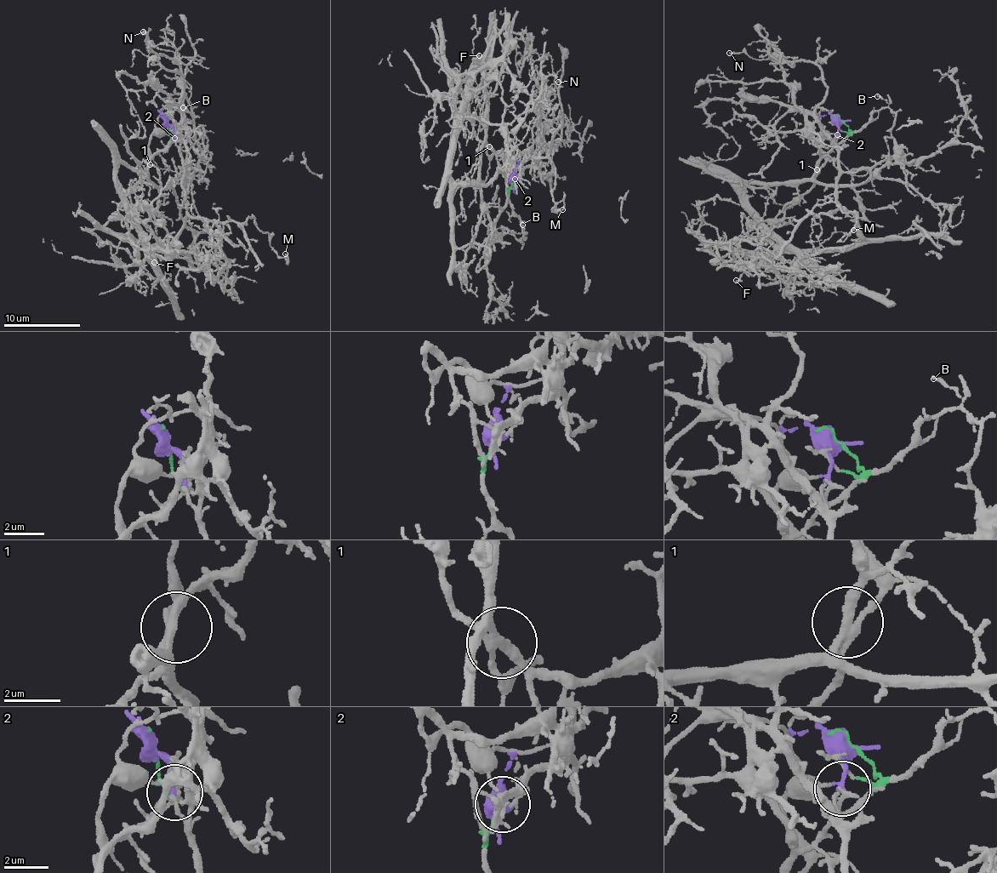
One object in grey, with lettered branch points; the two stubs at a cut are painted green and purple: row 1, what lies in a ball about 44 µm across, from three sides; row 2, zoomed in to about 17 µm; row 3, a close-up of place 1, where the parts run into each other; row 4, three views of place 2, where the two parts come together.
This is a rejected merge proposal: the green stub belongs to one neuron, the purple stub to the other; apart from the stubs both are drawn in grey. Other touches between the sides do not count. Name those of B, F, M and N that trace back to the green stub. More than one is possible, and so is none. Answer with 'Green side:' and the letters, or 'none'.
Green side: B, F

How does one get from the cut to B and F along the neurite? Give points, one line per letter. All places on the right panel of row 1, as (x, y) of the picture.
B: (839, 117), (849, 129), (860, 131), (874, 112), (888, 105), (878, 95)
F: (839, 117), (846, 134), (809, 178), (744, 188), (748, 214), (761, 231), (737, 244), (743, 272), (736, 281)

